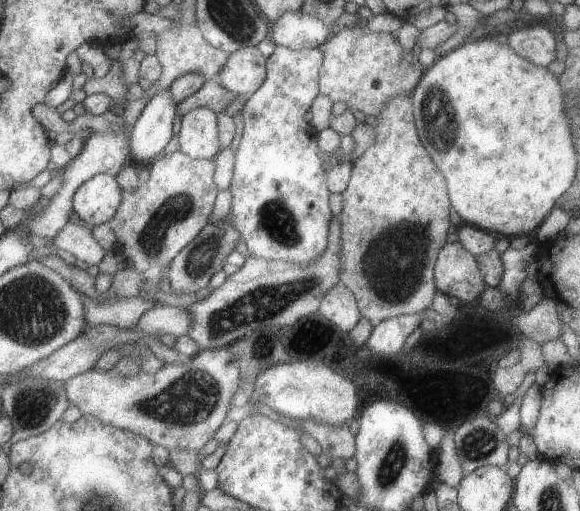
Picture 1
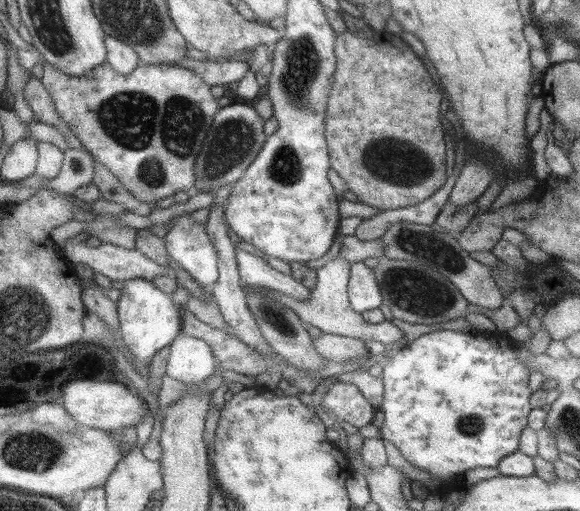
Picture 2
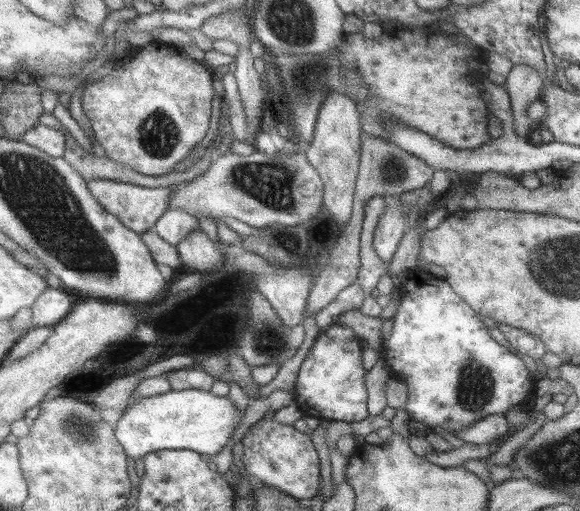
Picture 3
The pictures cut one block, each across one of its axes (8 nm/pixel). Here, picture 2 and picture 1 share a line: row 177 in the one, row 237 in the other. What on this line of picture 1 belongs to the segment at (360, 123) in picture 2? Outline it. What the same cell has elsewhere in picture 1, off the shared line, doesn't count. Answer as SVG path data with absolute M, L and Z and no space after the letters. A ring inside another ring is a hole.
M399 94L399 96L393 96L375 117L377 124L373 127L375 132L375 138L371 142L371 146L351 162L351 174L347 188L341 192L343 199L343 207L338 215L339 222L341 222L341 242L339 242L339 281L341 284L351 291L351 294L355 297L357 308L363 318L369 319L371 322L376 323L381 319L387 319L391 317L397 317L405 314L422 313L427 310L433 300L433 295L436 291L434 283L434 266L437 258L437 252L441 250L447 236L447 230L449 230L449 210L451 210L450 200L448 198L445 179L443 174L439 172L439 169L429 155L425 148L421 146L421 141L417 136L415 130L414 118L412 115L412 104L410 94Z

